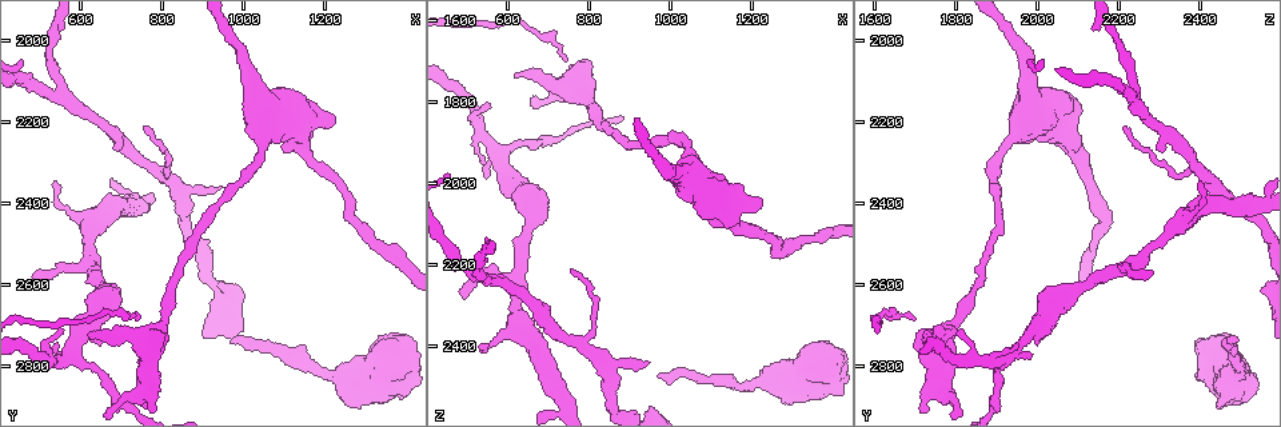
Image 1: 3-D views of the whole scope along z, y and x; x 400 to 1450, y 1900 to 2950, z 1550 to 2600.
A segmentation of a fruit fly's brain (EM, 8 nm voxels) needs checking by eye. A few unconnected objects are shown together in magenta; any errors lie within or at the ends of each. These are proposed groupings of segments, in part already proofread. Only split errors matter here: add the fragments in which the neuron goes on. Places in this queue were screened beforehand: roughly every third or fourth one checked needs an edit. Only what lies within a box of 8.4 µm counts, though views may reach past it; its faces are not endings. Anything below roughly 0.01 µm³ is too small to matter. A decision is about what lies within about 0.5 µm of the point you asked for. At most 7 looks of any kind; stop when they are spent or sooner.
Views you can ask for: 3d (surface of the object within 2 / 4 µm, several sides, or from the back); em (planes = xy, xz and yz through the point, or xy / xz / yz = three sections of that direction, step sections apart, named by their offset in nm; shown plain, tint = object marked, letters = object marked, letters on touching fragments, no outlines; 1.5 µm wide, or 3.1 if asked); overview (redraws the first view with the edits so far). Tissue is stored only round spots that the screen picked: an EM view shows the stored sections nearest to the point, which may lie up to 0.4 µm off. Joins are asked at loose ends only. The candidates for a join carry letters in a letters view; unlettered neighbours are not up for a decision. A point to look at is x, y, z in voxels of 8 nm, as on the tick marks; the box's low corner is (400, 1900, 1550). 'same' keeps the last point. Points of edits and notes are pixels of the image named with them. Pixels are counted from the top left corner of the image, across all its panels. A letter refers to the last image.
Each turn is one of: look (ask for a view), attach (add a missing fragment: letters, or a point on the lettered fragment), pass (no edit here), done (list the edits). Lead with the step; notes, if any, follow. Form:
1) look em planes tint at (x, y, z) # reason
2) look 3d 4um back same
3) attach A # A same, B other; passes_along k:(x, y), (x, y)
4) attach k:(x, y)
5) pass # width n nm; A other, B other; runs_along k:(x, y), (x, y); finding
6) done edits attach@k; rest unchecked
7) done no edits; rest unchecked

look 3d 2um at (620, 2720, 1740)

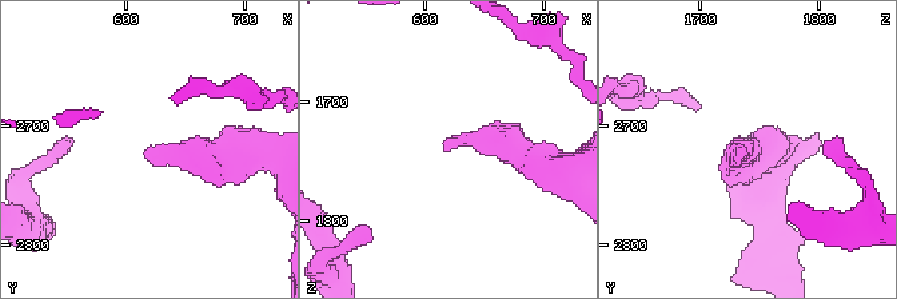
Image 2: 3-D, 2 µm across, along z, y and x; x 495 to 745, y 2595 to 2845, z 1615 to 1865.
look em xz step 8 letters at (620, 2720, 1740) # shape alone is not enough

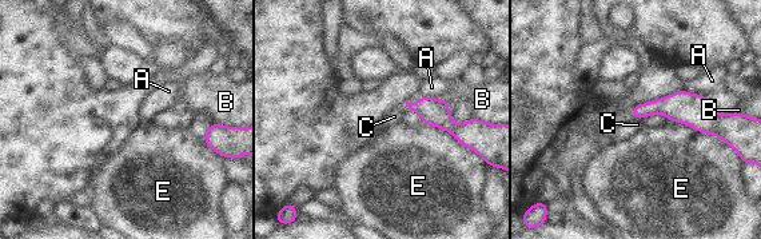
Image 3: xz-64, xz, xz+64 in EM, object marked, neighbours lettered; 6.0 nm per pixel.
pass # A other, B other, C other, E other; runs_along 3:(636, 111), (685, 107), (718, 124); no lettered fragment goes on from it

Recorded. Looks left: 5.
look em yz step 8 letters at (1230, 2200, 2050) # thick end

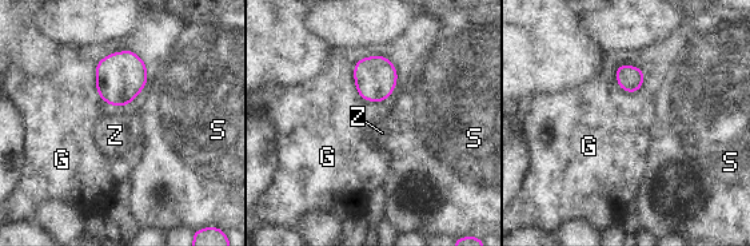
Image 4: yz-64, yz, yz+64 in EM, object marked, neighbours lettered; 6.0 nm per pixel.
pass # longest_contact G 360 nm; G other, S other, Z other; border 4:(131, 50), (96, 64), (106, 103); none of them fits

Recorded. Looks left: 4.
look em xy step 4 tint at (960, 2735, 2480) # long arm stops here

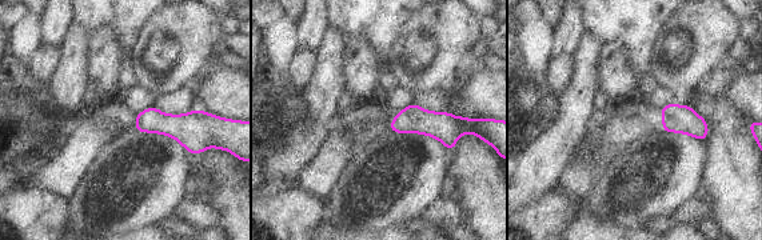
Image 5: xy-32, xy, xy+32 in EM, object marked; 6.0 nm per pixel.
look em planes letters same

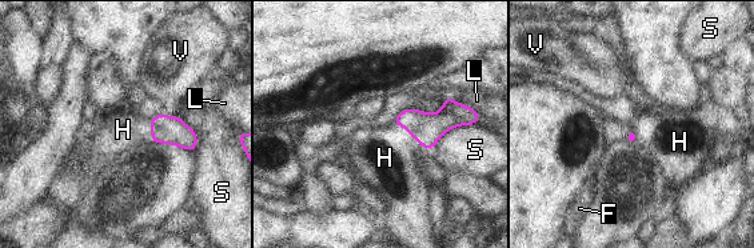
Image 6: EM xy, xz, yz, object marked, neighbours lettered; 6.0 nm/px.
attach H # F other, H same, L other, S other, V other; passes_along 6:(427, 128), (410, 132), (385, 158); it goes on there

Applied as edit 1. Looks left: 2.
done edits attach@6; rest unchecked

